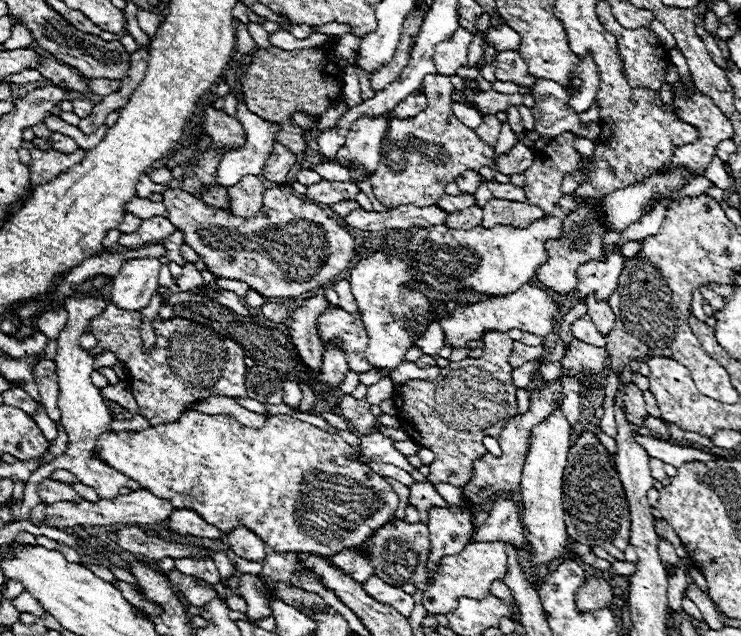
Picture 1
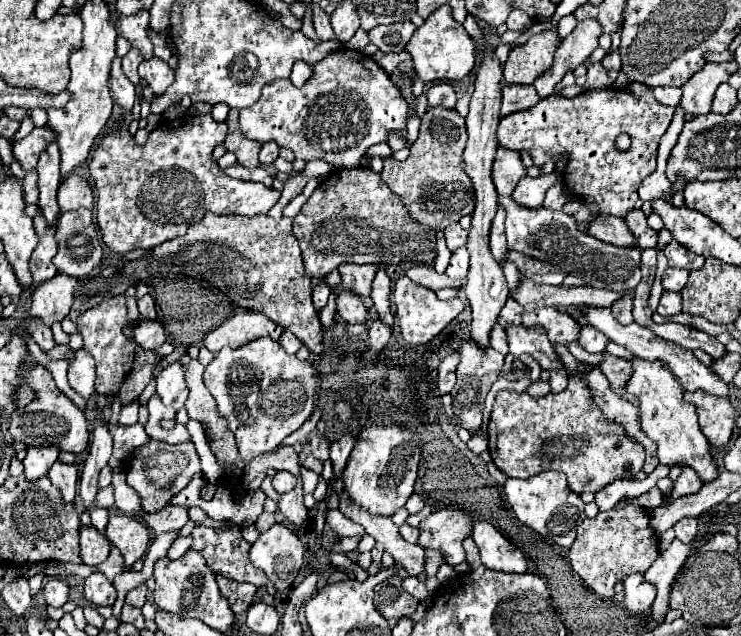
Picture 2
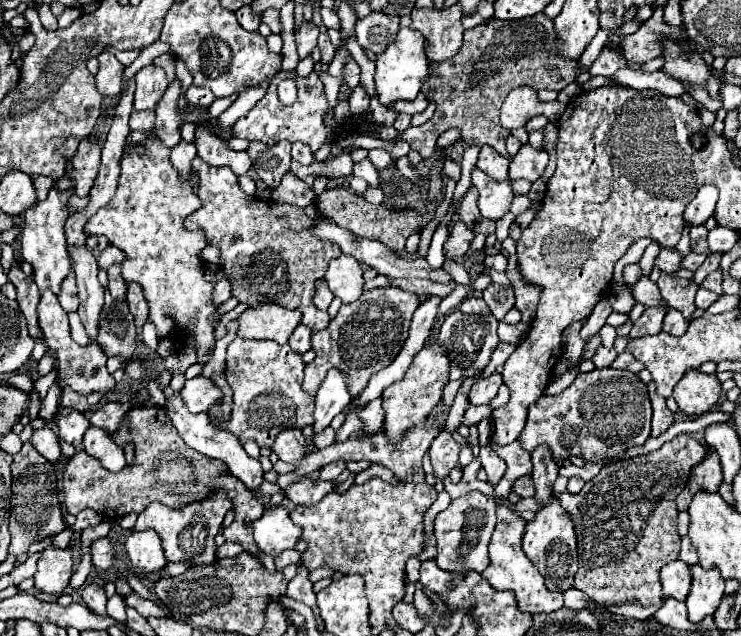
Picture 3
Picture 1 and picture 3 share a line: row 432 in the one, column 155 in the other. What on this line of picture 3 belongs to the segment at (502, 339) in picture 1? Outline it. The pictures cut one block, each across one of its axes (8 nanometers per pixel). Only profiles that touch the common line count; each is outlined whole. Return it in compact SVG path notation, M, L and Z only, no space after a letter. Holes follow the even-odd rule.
M136 406L124 418L128 420L128 424L122 422L120 430L112 438L120 446L124 446L126 442L136 444L136 464L126 466L120 472L106 472L102 464L98 464L98 460L94 460L92 456L86 454L72 456L64 472L66 510L76 516L78 512L92 508L104 518L118 520L120 516L126 516L130 512L140 514L150 502L162 502L170 508L180 508L180 504L190 504L194 500L200 500L202 496L208 496L210 488L226 488L230 490L230 498L234 500L236 516L232 524L224 530L223 535L227 541L240 542L250 554L258 556L258 546L254 544L252 538L252 522L262 516L264 506L254 496L254 492L250 492L242 482L232 478L230 472L226 470L226 464L222 464L222 460L210 460L208 456L202 456L198 452L180 450L182 446L186 448L186 442L172 428L162 408ZM246 518L248 518L248 526L246 526Z

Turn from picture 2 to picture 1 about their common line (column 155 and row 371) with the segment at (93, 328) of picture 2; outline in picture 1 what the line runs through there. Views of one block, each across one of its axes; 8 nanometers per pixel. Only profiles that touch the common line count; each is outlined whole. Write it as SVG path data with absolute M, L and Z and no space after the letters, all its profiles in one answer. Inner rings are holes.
M328 304L324 314L320 314L318 328L320 328L322 346L326 346L330 340L338 340L342 344L352 372L362 374L362 372L374 370L372 364L368 364L368 360L364 356L366 344L368 344L368 334L366 334L366 328L362 326L360 314L352 316L350 312L342 310L334 304Z

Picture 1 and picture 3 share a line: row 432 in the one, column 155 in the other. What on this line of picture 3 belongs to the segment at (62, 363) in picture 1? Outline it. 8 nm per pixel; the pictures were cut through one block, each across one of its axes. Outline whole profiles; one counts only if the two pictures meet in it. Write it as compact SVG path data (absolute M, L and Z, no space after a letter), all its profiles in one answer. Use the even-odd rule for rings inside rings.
M144 66L136 74L136 92L134 92L134 110L152 110L158 98L162 98L164 90L168 88L168 78L162 68L158 66Z

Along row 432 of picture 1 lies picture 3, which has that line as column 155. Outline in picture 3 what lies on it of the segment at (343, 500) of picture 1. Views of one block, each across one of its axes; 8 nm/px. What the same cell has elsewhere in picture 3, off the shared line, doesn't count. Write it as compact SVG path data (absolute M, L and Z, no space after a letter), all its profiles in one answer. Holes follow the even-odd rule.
M174 78L154 108L154 130L130 132L126 138L116 194L108 206L100 208L88 220L84 232L88 236L106 236L112 246L124 252L122 276L126 282L142 286L158 340L186 338L190 340L186 344L196 348L198 364L208 364L216 344L214 330L222 314L216 316L218 306L212 302L214 284L204 280L206 266L200 254L208 246L208 238L202 230L186 230L184 226L184 220L202 206L196 196L194 176L190 174L182 180L170 162L172 148L182 140L180 128L184 120L178 110L178 98L180 80ZM138 146L144 148L144 154L134 150Z

